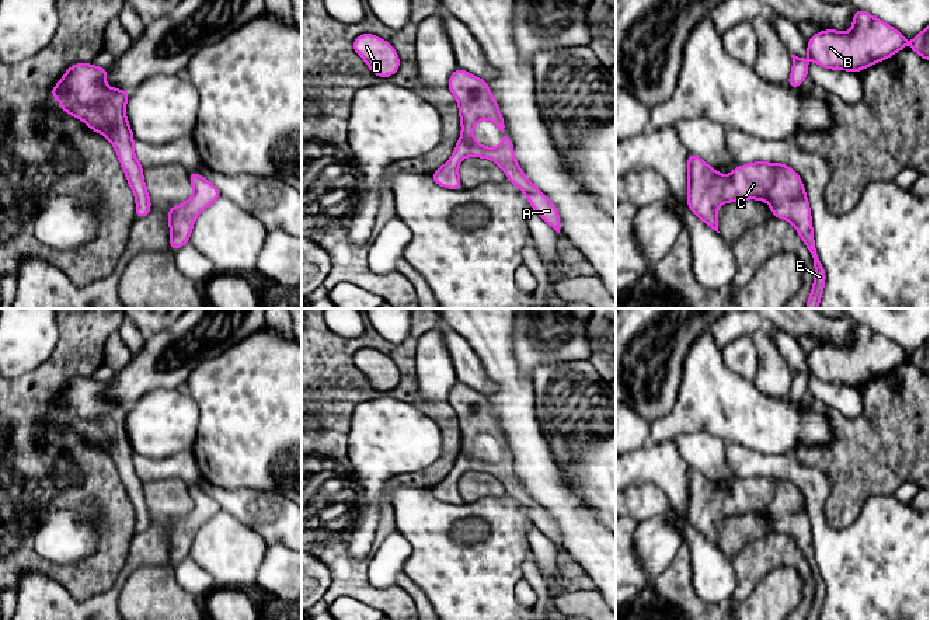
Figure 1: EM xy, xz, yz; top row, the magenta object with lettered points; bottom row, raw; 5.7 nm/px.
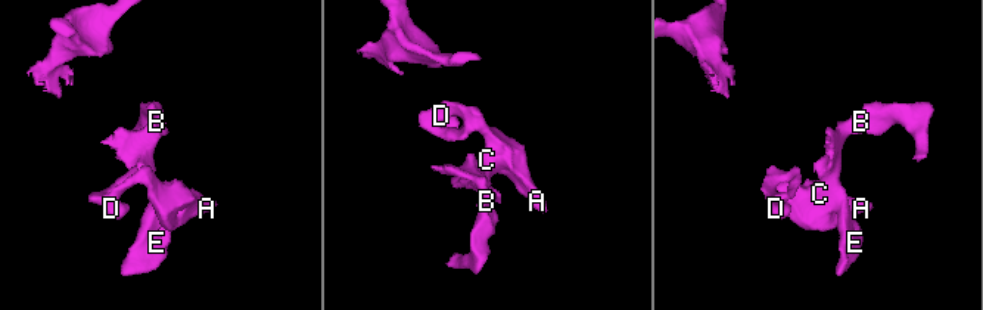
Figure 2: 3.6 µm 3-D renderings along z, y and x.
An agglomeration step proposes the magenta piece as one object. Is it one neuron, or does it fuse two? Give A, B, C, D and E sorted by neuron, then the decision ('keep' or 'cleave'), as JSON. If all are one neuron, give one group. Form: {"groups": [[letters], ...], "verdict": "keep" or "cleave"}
{"groups": [["A", "B", "C", "D", "E"]], "verdict": "keep"}

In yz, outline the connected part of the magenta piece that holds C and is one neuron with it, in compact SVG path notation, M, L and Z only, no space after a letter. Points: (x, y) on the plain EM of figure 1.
M687 470L687 520L708 541L720 547L718 520L745 513L767 516L774 532L795 541L815 581L807 620L819 620L826 589L815 561L811 522L800 490L786 478L757 476L738 480L724 491L699 470Z

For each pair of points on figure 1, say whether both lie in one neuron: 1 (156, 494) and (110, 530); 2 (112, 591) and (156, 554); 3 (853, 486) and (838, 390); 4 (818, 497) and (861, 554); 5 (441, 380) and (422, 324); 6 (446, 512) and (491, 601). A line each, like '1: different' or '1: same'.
1: different
2: same
3: different
4: same
5: different
6: same

